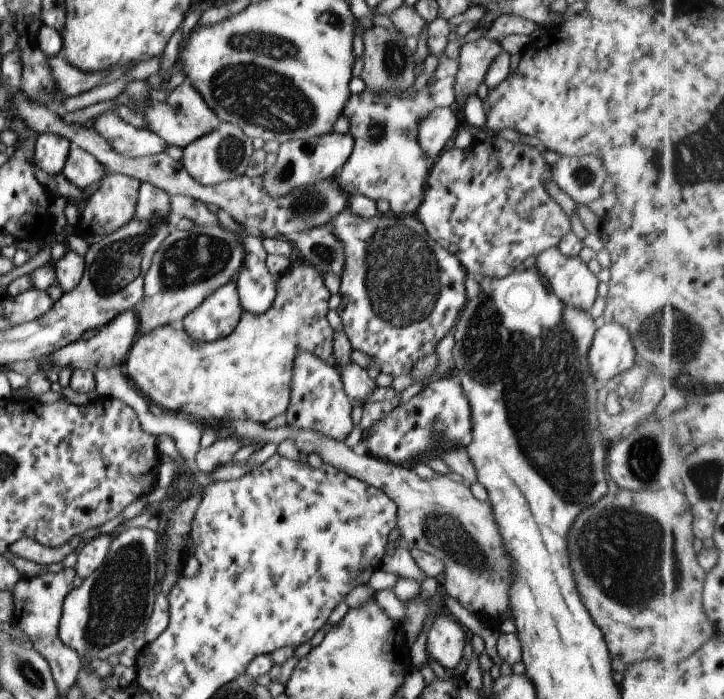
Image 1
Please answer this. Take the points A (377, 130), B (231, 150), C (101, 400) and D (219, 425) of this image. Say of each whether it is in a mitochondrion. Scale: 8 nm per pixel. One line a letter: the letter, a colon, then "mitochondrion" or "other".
A: mitochondrion
B: mitochondrion
C: other
D: other

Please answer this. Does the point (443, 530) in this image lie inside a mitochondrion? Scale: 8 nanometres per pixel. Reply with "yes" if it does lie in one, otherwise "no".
yes

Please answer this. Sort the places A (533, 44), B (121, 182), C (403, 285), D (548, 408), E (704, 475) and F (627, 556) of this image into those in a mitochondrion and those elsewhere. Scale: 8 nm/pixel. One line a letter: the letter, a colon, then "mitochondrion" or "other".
A: other
B: other
C: mitochondrion
D: mitochondrion
E: mitochondrion
F: mitochondrion

